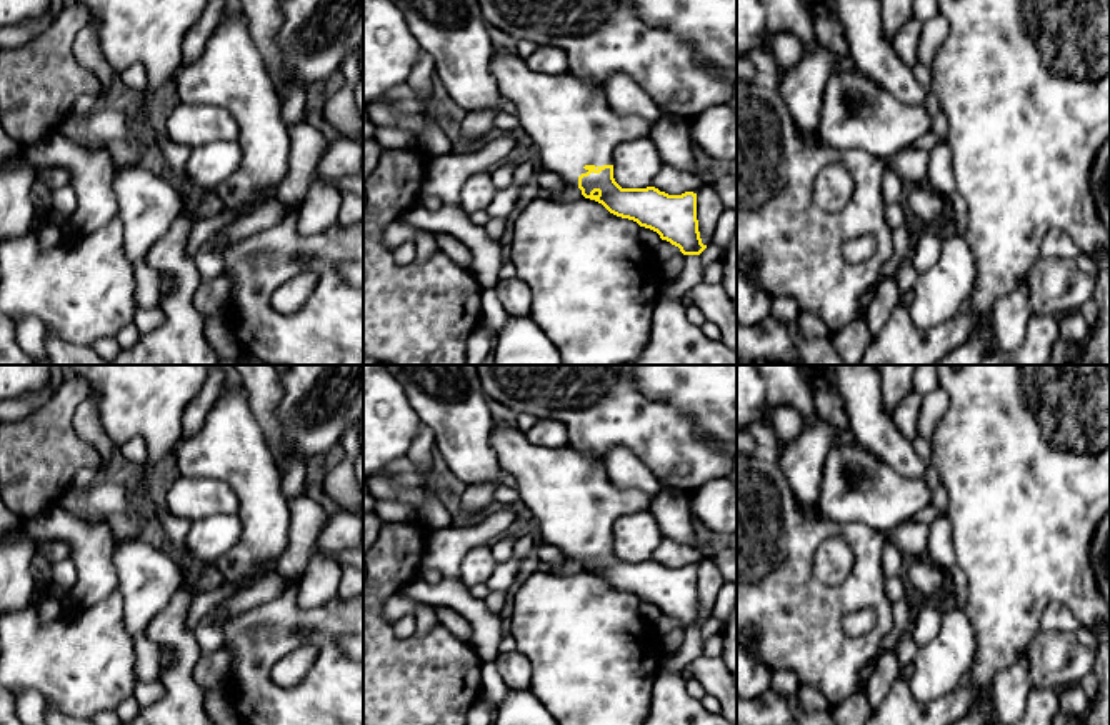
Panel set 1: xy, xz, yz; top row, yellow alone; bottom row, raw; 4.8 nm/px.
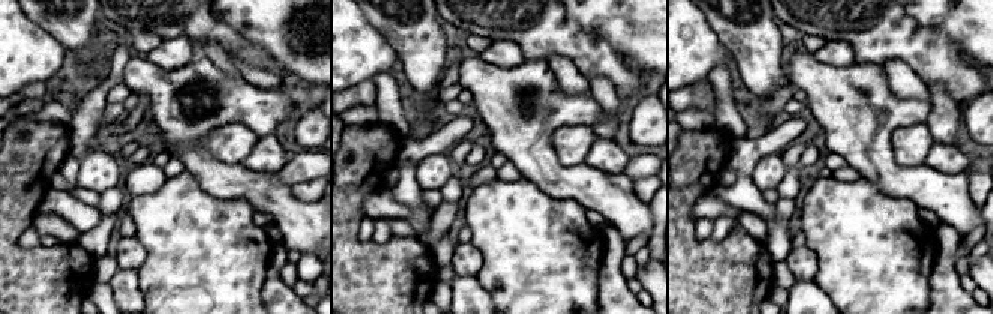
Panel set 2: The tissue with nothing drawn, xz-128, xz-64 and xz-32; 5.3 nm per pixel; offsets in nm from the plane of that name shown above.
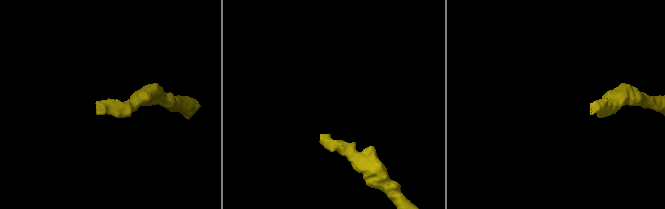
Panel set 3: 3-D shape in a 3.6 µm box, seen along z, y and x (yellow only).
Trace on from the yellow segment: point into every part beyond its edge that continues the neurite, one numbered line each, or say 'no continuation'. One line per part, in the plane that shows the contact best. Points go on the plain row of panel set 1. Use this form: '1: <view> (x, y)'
1: xz (569, 492)

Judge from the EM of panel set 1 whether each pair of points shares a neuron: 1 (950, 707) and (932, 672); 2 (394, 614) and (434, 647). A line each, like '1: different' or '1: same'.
1: different
2: different

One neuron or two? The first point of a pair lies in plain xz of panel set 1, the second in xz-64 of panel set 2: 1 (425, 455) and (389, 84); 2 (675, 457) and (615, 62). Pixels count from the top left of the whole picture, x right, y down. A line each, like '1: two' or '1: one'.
1: one
2: one

